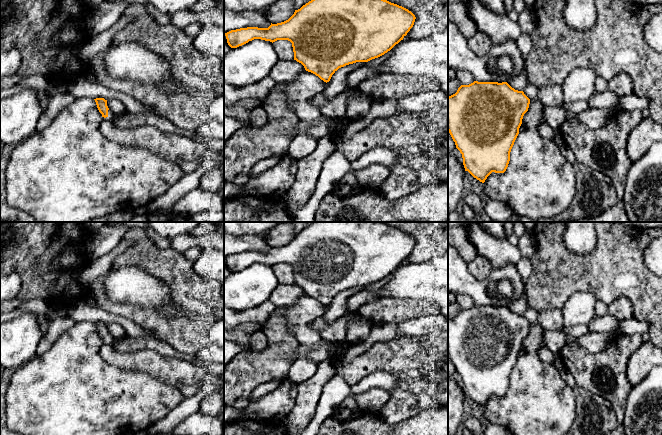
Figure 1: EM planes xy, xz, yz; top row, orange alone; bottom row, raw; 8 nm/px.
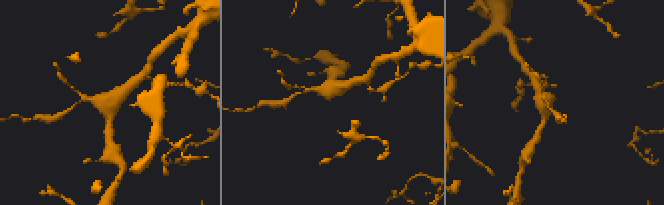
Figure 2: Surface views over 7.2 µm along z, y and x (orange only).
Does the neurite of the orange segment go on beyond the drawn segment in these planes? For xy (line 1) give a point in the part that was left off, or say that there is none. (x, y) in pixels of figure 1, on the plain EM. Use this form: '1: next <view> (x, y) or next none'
1: next xy (111, 341)

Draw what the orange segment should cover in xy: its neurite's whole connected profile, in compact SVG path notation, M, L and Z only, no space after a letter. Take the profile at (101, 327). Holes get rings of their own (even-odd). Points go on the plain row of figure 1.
M96 322L94 323L97 329L99 336L102 338L102 342L104 345L108 345L113 347L115 342L118 340L113 337L107 330L107 324L104 322Z

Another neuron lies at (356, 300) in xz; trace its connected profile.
M382 287L376 291L372 291L372 292L361 291L361 292L357 292L356 294L353 294L347 300L346 312L355 313L356 310L363 304L365 304L371 300L384 297L383 293L384 293L384 288Z

